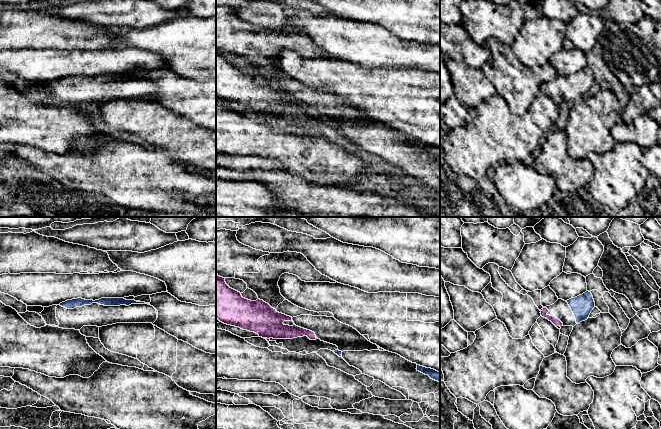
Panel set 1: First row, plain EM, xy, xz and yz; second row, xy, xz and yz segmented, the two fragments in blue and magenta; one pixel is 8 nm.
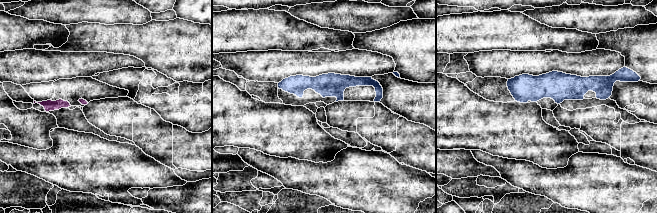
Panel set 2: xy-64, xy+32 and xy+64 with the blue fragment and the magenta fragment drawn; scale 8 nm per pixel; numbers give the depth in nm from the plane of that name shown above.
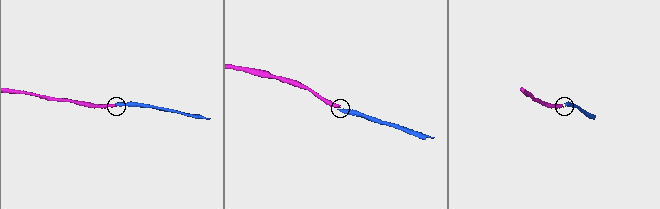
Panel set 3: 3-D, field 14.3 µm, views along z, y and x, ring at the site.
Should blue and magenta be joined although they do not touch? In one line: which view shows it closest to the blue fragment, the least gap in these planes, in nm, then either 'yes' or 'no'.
xz | 100 nm | yes

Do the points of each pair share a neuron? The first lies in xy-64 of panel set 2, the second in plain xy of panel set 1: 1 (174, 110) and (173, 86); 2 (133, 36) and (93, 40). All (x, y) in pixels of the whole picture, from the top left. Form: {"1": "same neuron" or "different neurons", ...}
{"1": "same neuron", "2": "different neurons"}

